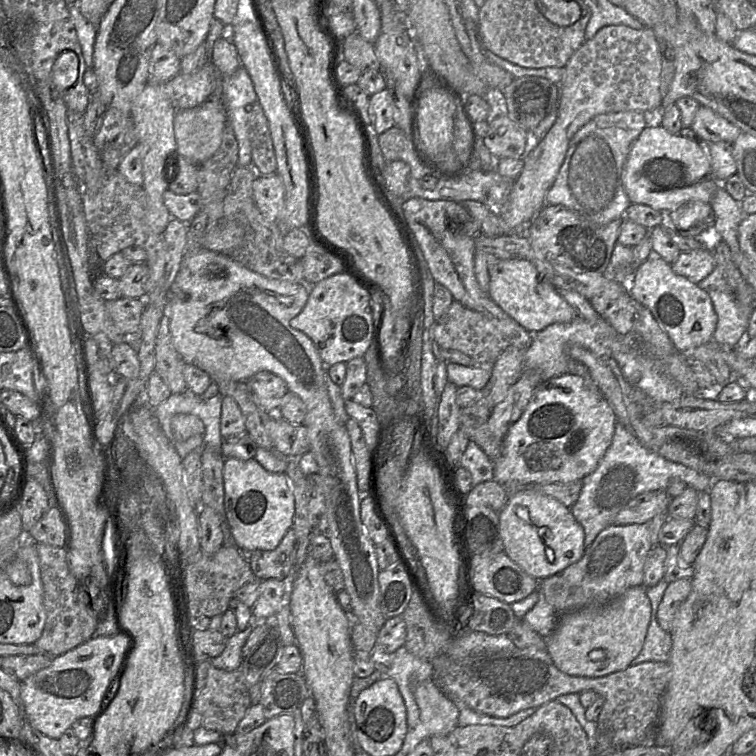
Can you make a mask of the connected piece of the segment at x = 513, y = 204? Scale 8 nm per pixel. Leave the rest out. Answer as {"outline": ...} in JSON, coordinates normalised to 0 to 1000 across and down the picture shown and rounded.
{"outline":[[[810,33],[795,37],[787,48],[775,53],[770,61],[755,74],[750,85],[746,87],[747,97],[743,104],[743,108],[737,112],[739,116],[739,135],[738,135],[738,153],[729,168],[729,171],[724,175],[724,177],[713,187],[709,194],[698,204],[693,205],[693,220],[689,229],[680,238],[676,254],[668,266],[668,269],[661,275],[655,275],[660,278],[660,283],[667,294],[673,300],[673,307],[692,307],[696,298],[708,287],[708,284],[716,278],[716,275],[721,271],[721,259],[728,247],[731,245],[734,235],[738,230],[738,226],[746,213],[753,188],[759,177],[774,164],[776,164],[780,159],[783,159],[787,153],[807,148],[821,148],[821,147],[861,147],[868,144],[874,134],[874,95],[876,95],[876,73],[873,67],[872,56],[866,48],[865,40],[862,37],[853,36],[848,40],[841,40],[825,33]]]}

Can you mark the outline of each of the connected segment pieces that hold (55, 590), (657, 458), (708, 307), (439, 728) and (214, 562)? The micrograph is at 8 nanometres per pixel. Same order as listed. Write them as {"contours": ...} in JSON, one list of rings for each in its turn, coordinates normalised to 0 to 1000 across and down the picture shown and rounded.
{"contours":[[[[49,717],[48,726],[58,778],[61,823],[56,840],[45,853],[65,866],[77,868],[118,847],[130,828],[131,815],[120,802],[115,780],[107,775],[91,751],[89,725]]],[[[816,558],[806,593],[790,619],[770,634],[766,657],[754,671],[757,681],[771,698],[774,726],[796,701],[811,694],[816,679],[835,660],[852,651],[881,648],[889,635],[901,635],[923,651],[938,649],[944,636],[933,627],[856,594],[827,562]]],[[[877,341],[852,345],[825,380],[831,380],[835,392],[860,410],[897,464],[911,467],[942,450],[950,419],[938,389],[907,366],[894,362]]],[[[573,899],[553,903],[546,917],[567,976],[589,972],[604,962],[606,937]]],[[[296,721],[283,733],[261,734],[246,751],[245,775],[249,786],[249,808],[254,817],[282,816],[296,812],[303,806],[303,796],[315,779],[340,766],[331,751],[324,731],[312,721]]]]}

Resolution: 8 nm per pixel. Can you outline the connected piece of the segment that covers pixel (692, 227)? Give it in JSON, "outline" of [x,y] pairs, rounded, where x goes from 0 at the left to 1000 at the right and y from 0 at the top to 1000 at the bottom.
{"outline":[[[910,266],[886,279],[886,287],[897,310],[921,315],[935,302],[943,299],[943,278],[940,269]]]}

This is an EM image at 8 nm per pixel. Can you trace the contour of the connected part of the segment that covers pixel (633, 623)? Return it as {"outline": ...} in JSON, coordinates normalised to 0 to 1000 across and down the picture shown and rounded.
{"outline":[[[851,775],[827,780],[808,796],[779,802],[741,815],[731,837],[722,845],[722,858],[734,881],[755,894],[788,897],[828,885],[849,860],[861,819],[861,799]]]}

